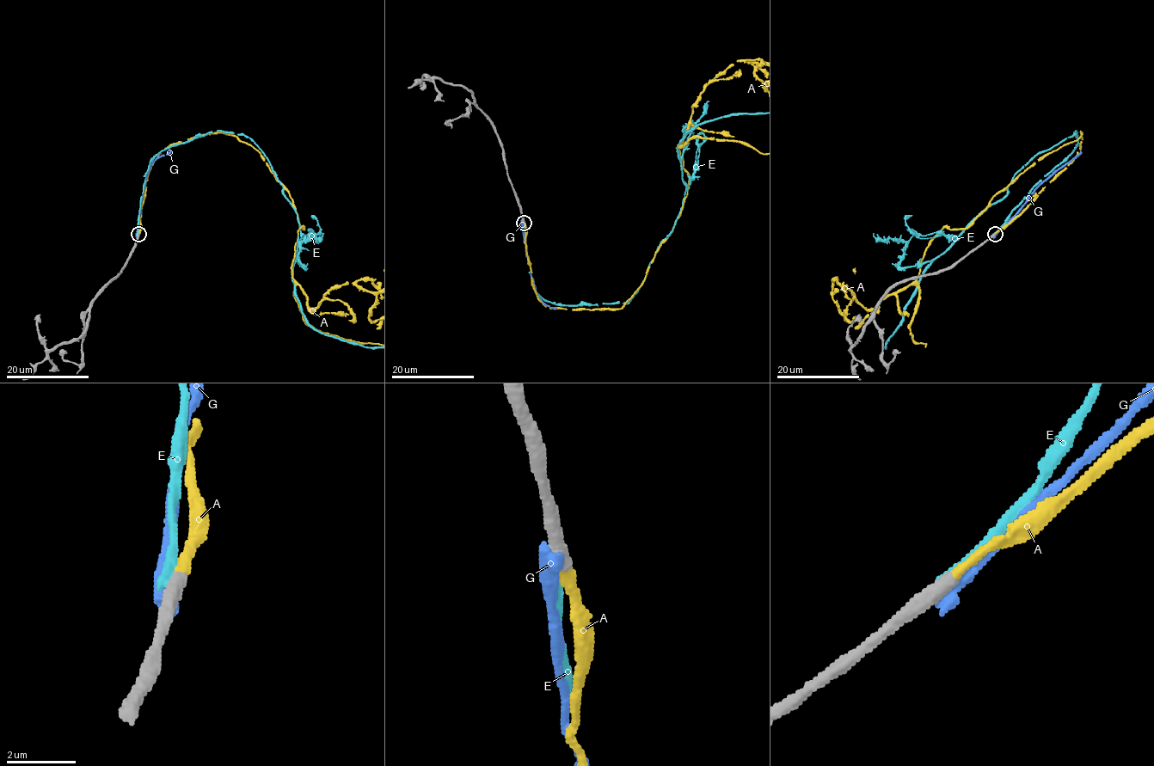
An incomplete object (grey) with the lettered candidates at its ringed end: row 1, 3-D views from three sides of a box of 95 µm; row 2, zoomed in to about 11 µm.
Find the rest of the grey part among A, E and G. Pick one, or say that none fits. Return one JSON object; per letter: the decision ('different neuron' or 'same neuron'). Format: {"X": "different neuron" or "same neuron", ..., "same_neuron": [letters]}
{"A": "same neuron", "E": "different neuron", "G": "different neuron", "same_neuron": ["A"]}

